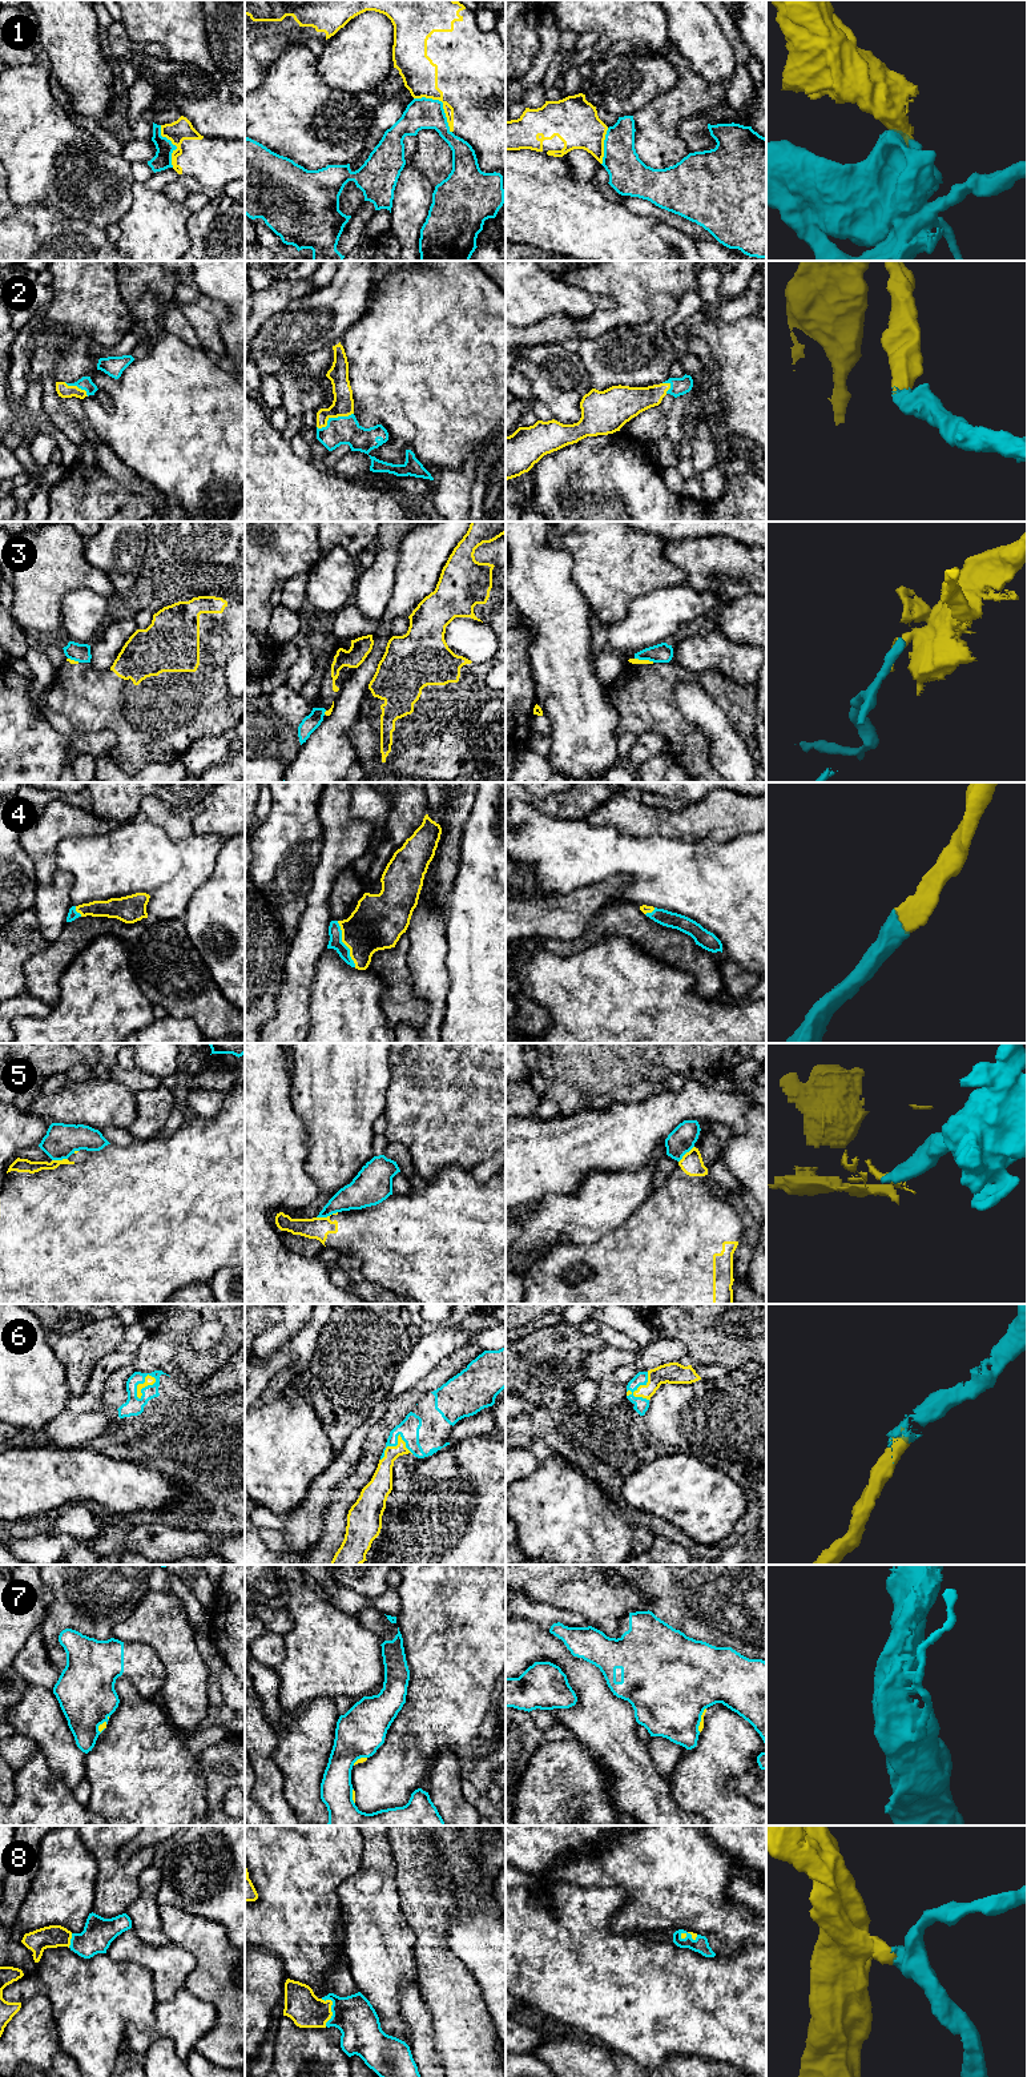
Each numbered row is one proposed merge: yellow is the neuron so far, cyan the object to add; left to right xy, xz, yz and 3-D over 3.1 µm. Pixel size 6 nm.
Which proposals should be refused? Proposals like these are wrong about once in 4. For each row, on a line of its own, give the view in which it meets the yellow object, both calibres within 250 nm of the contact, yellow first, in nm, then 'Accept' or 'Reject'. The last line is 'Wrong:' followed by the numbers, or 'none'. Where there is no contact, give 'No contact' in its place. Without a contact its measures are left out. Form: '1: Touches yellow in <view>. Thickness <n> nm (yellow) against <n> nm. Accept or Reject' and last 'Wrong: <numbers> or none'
1: Touches yellow in xz. Thickness 220 nm (yellow) against 190 nm. Reject
2: Touches yellow in xz. Thickness 130 nm (yellow) against 180 nm. Accept
3: Touches yellow in yz. Thickness 30 nm (yellow) against 120 nm. Reject
4: Touches yellow in xz. Thickness 320 nm (yellow) against 80 nm. Accept
5: Touches yellow in xz. Thickness 130 nm (yellow) against 180 nm. Reject
6: Touches yellow in xy. Thickness 60 nm (yellow) against 110 nm. Accept
7: Touches yellow in yz. Thickness 30 nm (yellow) against 460 nm. Reject
8: Touches yellow in xz. Thickness 200 nm (yellow) against 240 nm. Accept
Wrong: 1, 3, 5, 7

